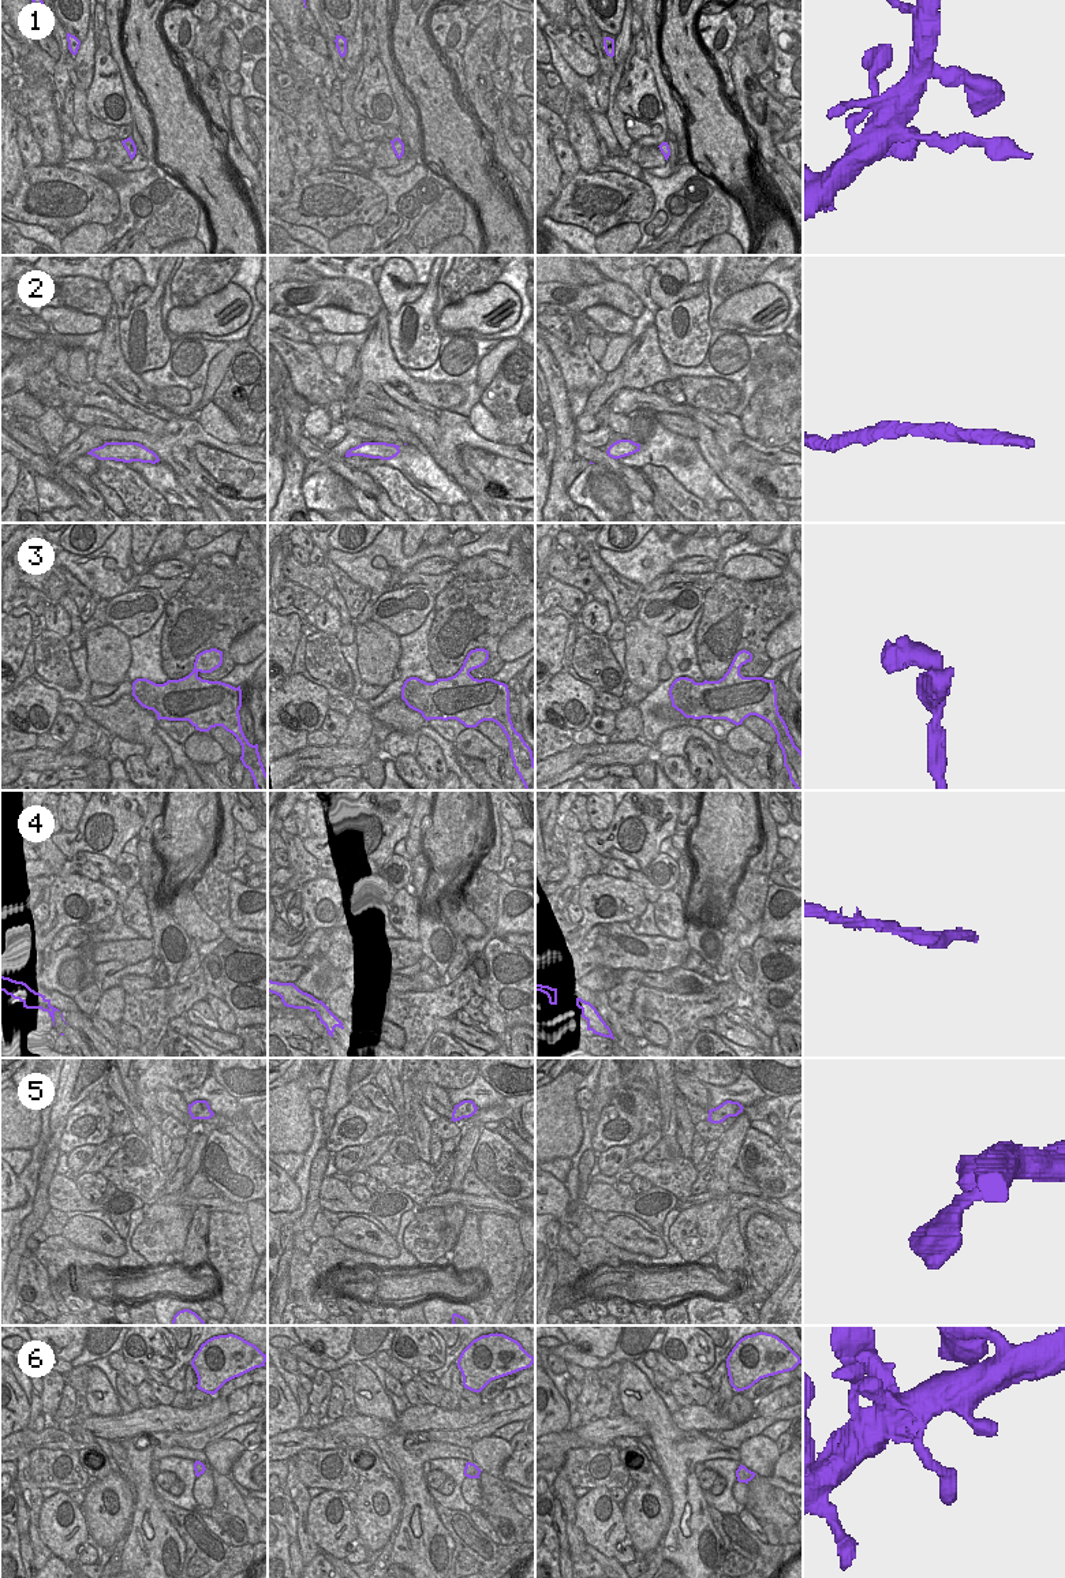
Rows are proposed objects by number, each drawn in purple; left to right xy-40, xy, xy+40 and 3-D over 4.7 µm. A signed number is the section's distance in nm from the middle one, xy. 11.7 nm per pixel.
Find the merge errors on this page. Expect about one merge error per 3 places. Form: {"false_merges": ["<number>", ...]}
{"false_merges": ["4"]}

